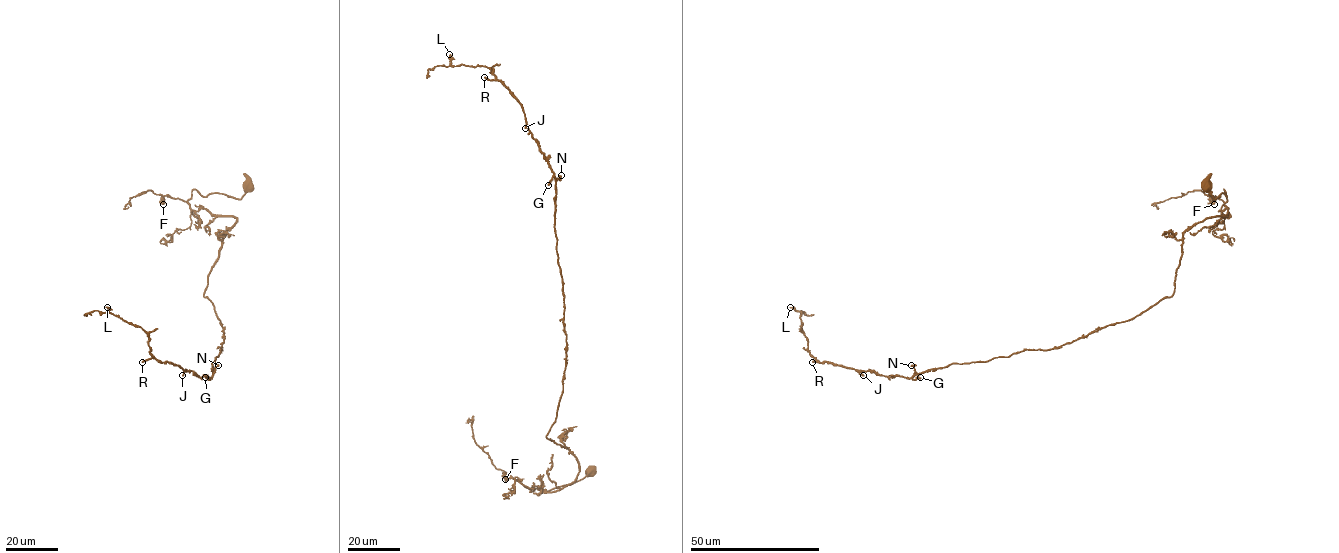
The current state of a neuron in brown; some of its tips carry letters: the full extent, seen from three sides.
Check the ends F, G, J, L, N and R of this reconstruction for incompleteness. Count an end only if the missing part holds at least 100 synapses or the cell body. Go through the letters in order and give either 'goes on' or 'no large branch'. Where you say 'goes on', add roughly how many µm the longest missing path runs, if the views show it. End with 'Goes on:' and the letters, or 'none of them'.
F: no large branch
G: no large branch
J: no large branch
L: no large branch
N: no large branch
R: goes on; about 120 µm are missing
Goes on: R

